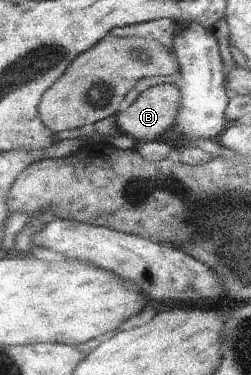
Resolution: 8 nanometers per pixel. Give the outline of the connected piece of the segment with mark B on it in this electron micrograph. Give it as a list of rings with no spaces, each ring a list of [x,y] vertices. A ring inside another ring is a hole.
[[[159,84],[137,95],[133,103],[123,104],[116,114],[120,133],[137,142],[161,139],[174,125],[174,115],[181,99],[175,84]]]

